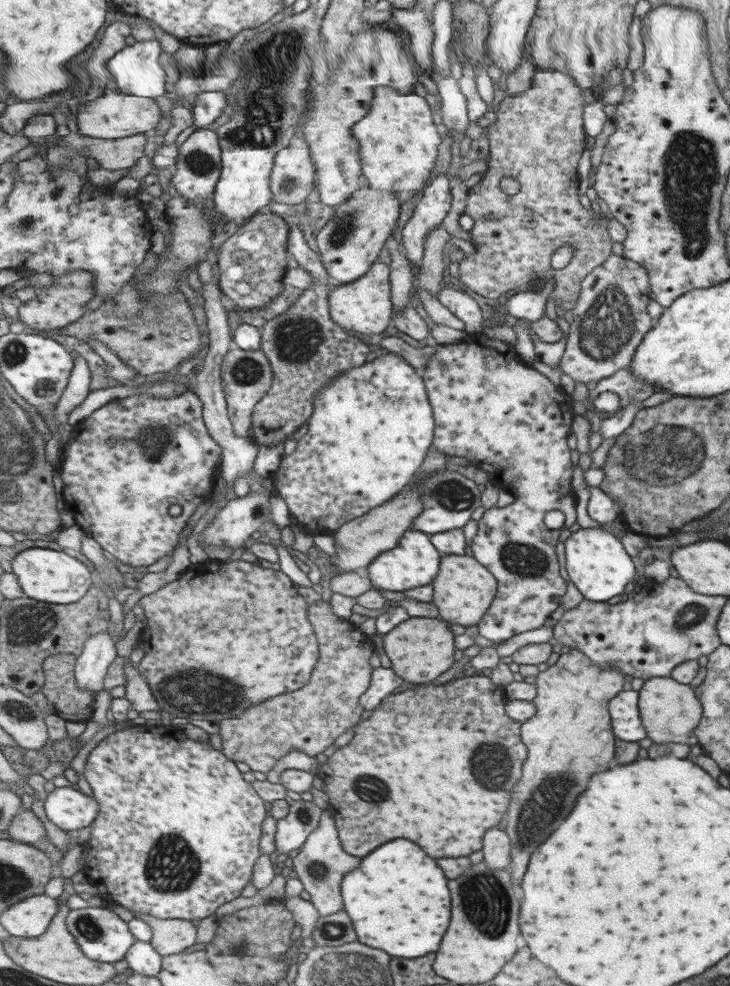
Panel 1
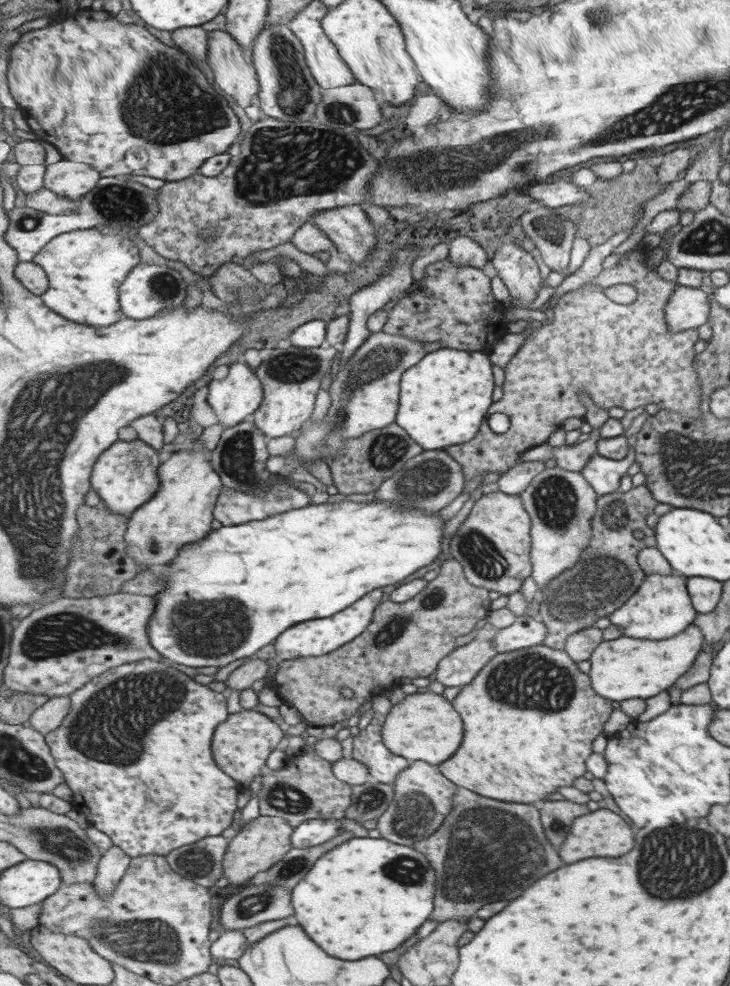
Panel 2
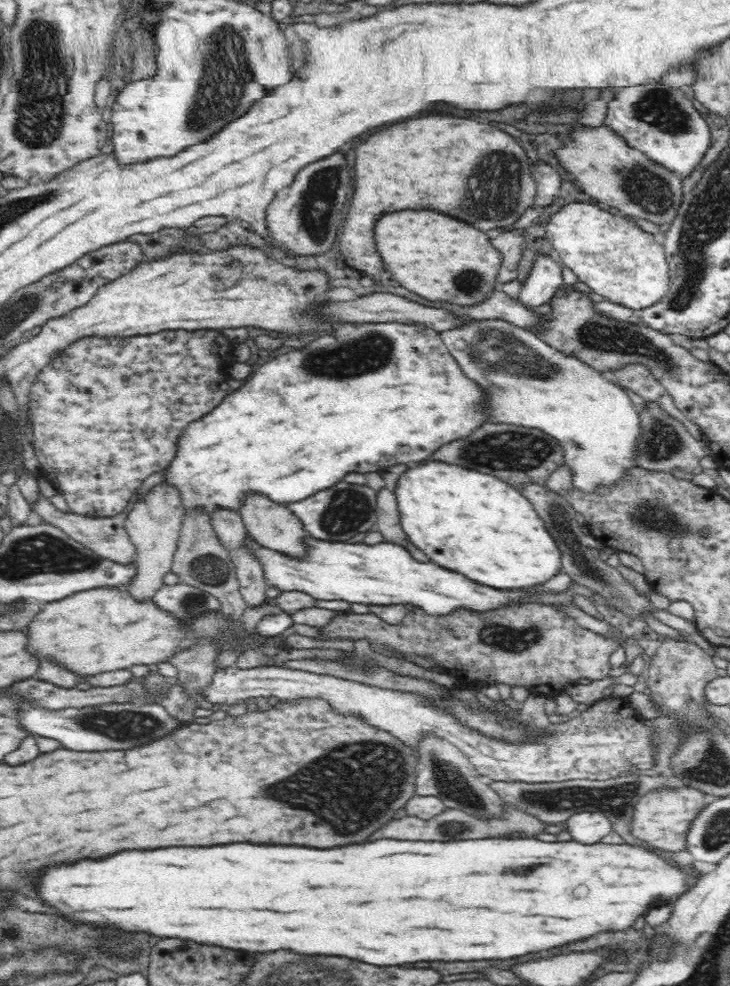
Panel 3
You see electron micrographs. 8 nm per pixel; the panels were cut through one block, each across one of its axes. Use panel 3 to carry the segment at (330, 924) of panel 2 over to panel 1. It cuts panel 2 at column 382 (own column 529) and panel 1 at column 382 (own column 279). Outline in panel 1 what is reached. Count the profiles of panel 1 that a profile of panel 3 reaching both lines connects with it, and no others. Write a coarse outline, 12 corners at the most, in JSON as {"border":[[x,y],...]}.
{"border":[[409,840],[345,876],[359,942],[389,956],[435,952],[447,880]]}

